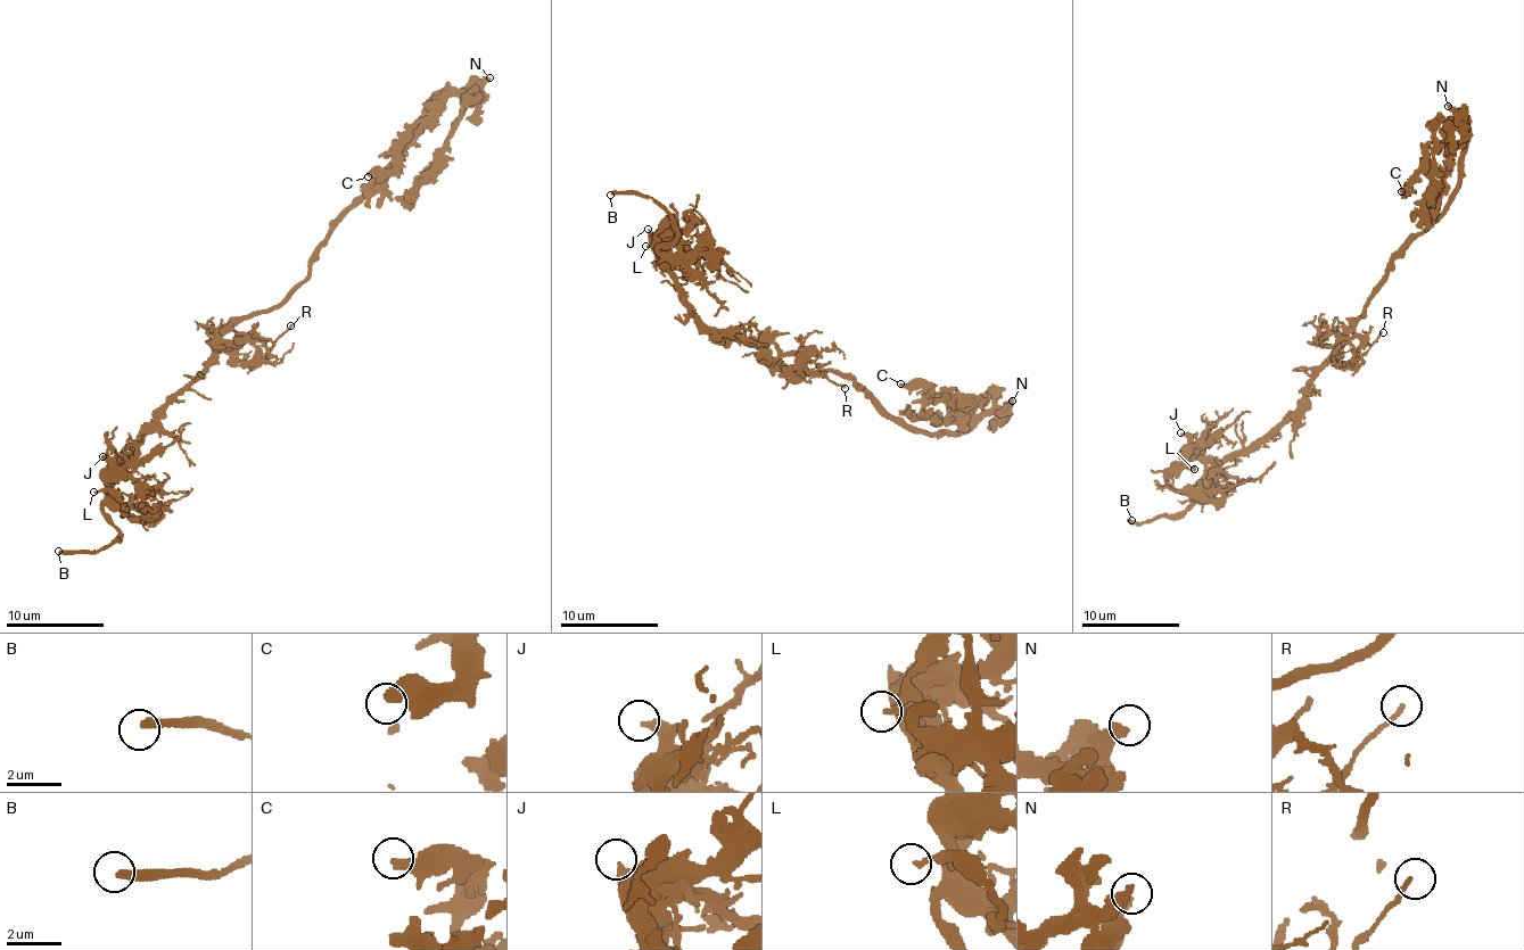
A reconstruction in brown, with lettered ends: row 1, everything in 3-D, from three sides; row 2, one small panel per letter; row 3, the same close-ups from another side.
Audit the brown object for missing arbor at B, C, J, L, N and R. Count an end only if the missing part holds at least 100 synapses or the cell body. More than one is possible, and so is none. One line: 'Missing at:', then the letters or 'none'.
Missing at: B

